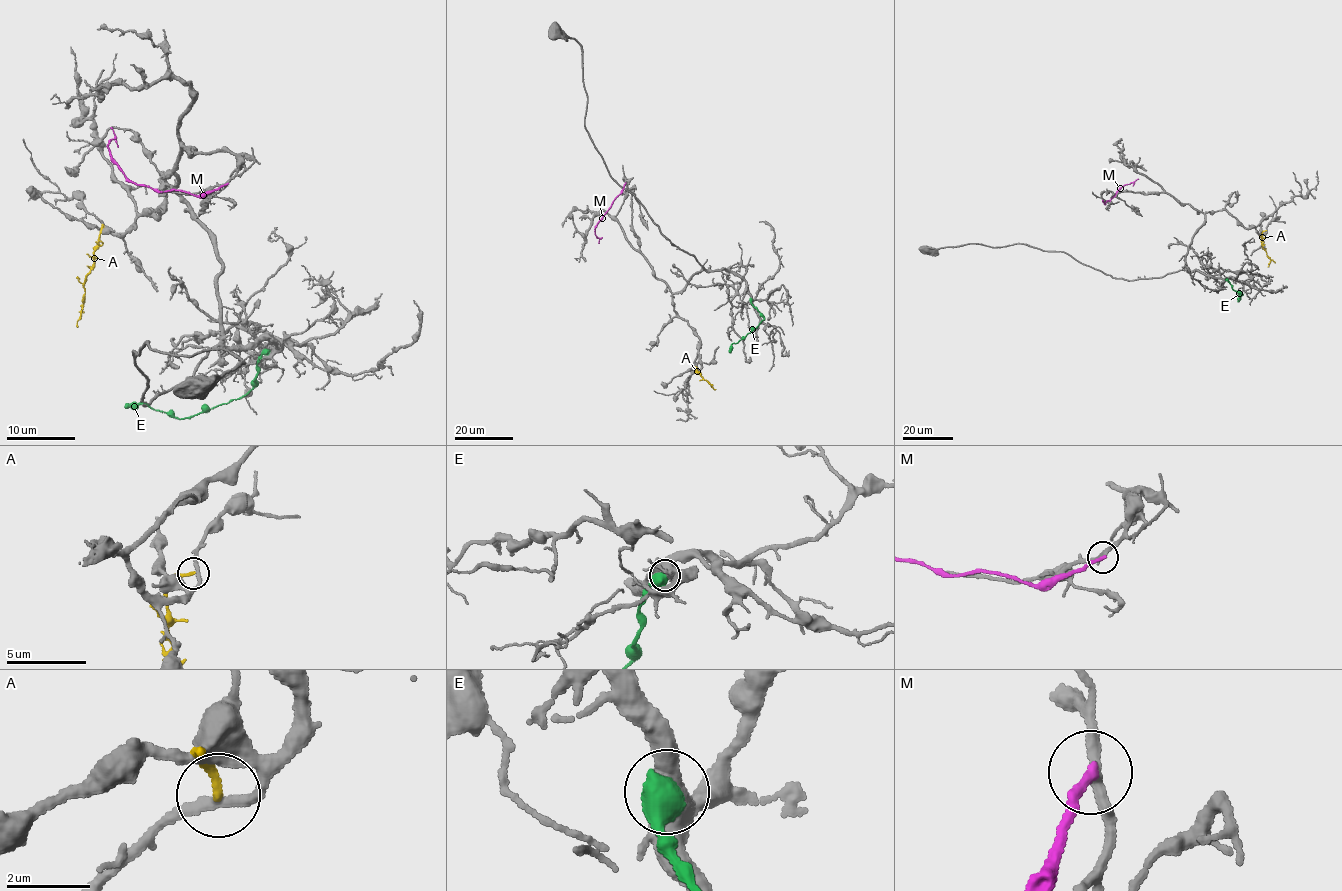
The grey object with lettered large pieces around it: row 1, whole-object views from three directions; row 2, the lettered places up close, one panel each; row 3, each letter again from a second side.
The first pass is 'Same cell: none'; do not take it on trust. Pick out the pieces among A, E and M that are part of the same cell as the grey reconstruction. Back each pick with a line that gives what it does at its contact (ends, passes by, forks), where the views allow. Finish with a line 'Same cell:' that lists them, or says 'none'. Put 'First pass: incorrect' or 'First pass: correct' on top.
First pass: correct
Same cell: none

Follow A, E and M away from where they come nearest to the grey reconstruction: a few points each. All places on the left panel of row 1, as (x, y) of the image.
A: (101, 224), (99, 248), (94, 251), (93, 265), (84, 281), (81, 317), (76, 326)
E: (268, 349), (260, 359), (250, 388), (240, 396), (191, 417), (172, 417), (144, 403), (125, 405)
M: (227, 183), (201, 194), (154, 190), (129, 180), (107, 147), (114, 134), (110, 128)

